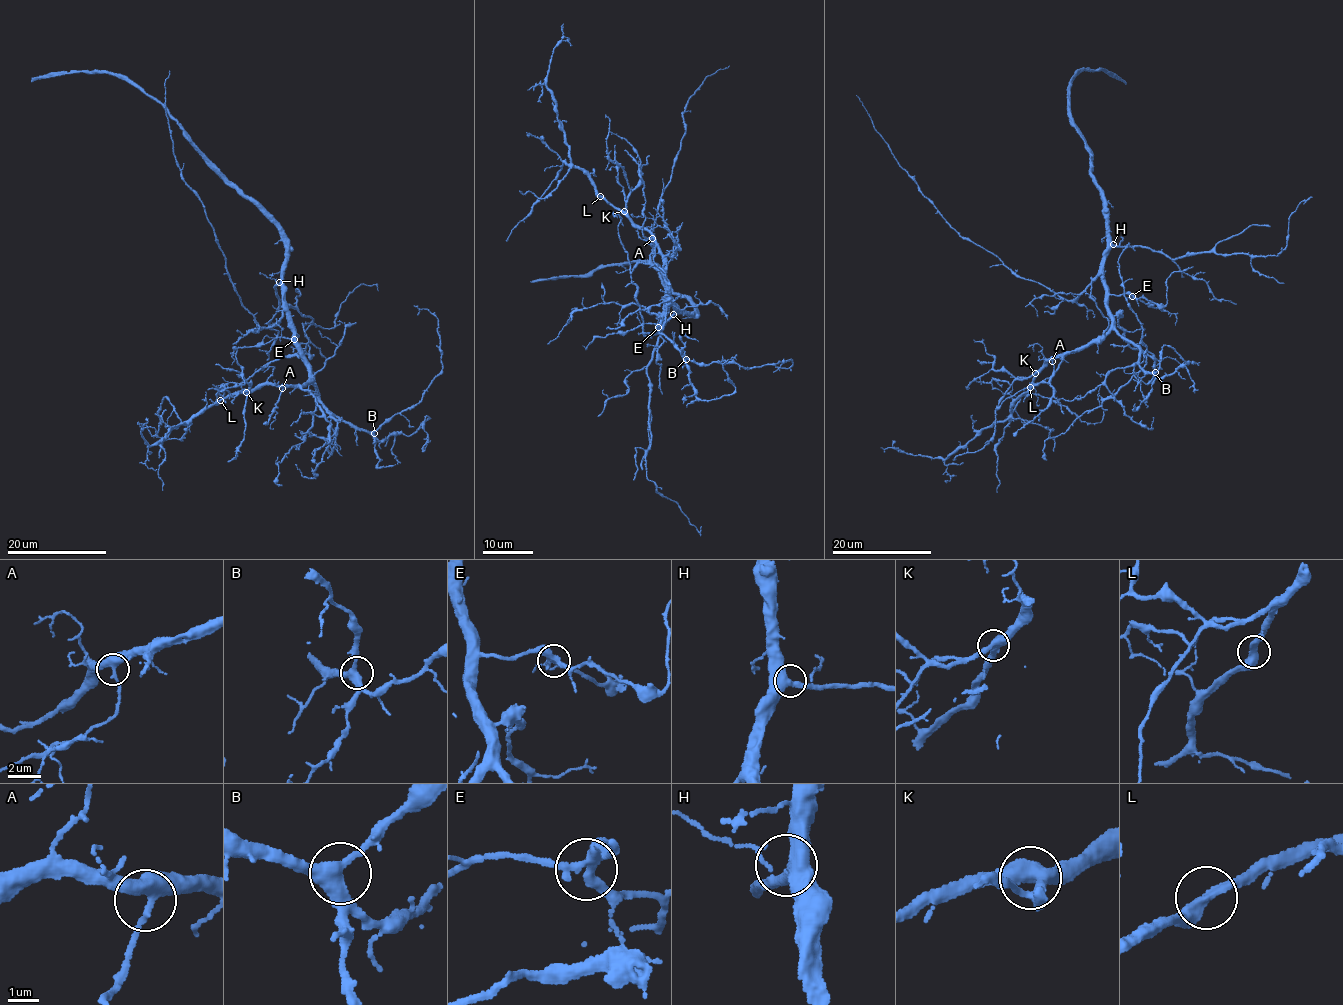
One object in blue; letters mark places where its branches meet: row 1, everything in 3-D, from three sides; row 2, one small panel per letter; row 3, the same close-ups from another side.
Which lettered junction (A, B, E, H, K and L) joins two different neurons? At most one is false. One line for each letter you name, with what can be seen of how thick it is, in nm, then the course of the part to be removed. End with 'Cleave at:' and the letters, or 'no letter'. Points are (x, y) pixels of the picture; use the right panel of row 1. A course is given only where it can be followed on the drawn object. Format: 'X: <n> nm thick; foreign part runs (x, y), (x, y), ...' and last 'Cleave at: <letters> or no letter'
Cleave at: no letter

